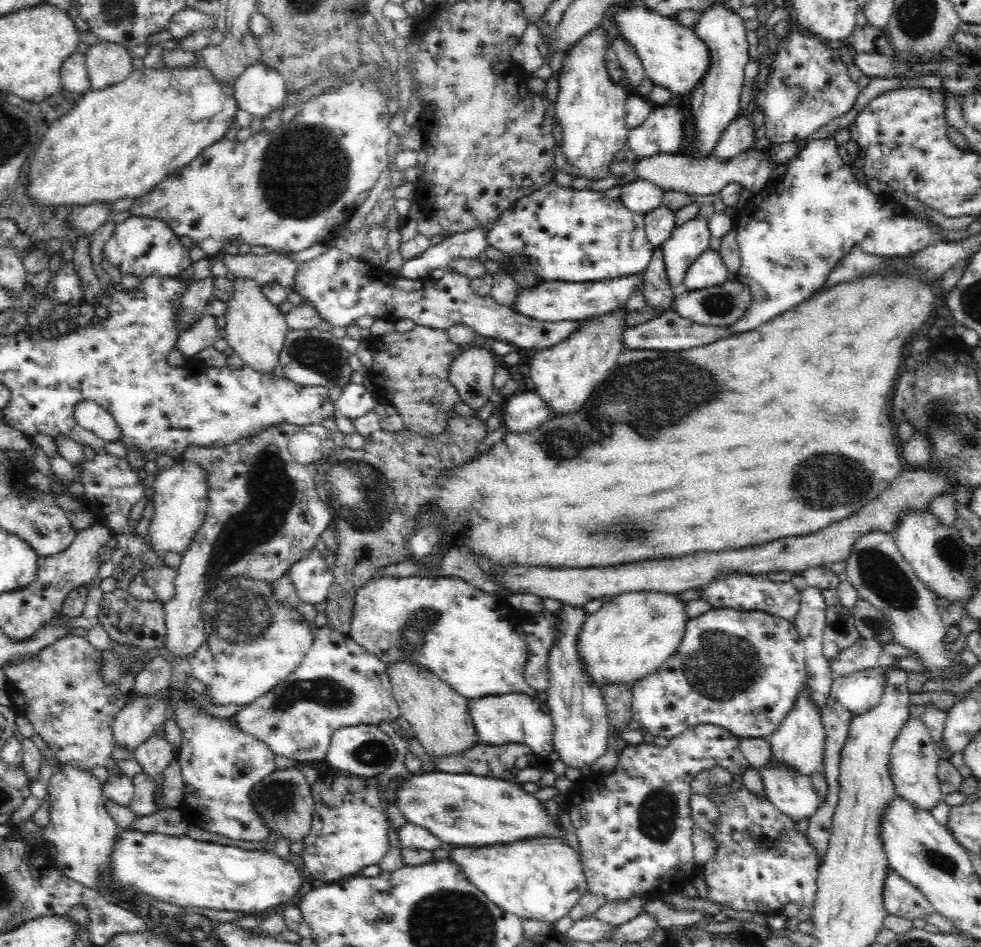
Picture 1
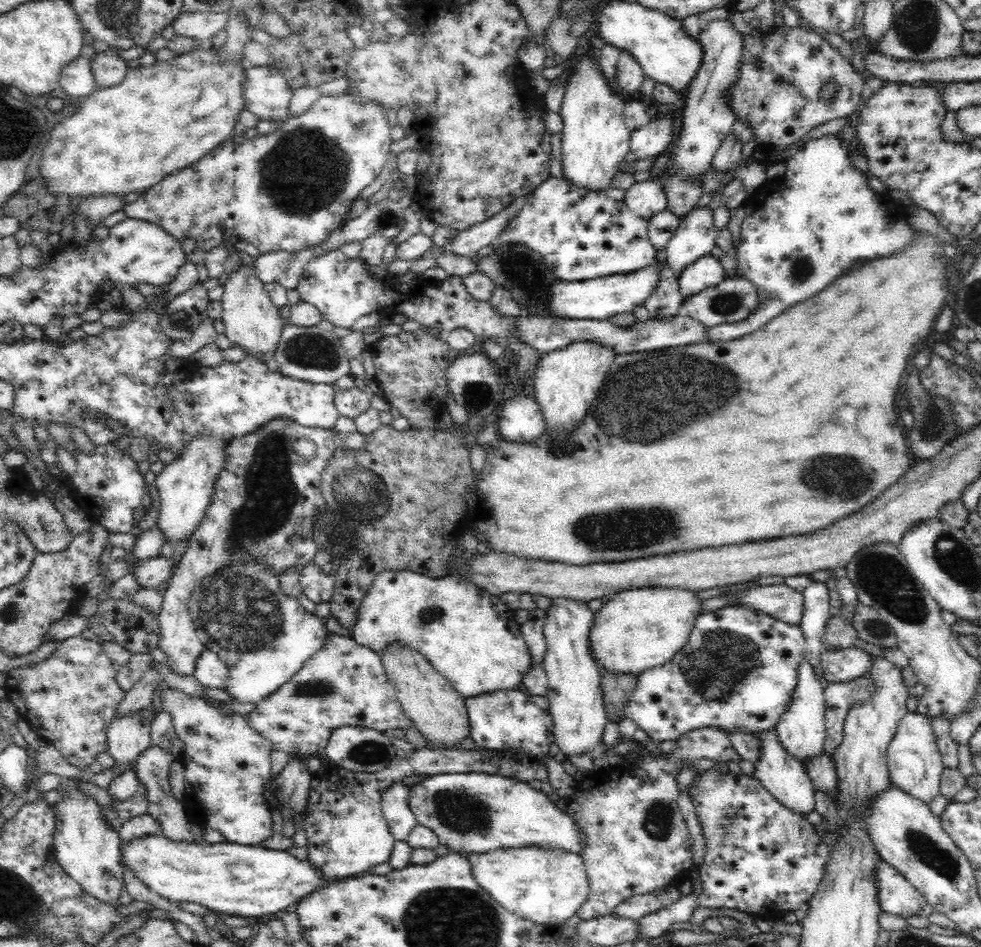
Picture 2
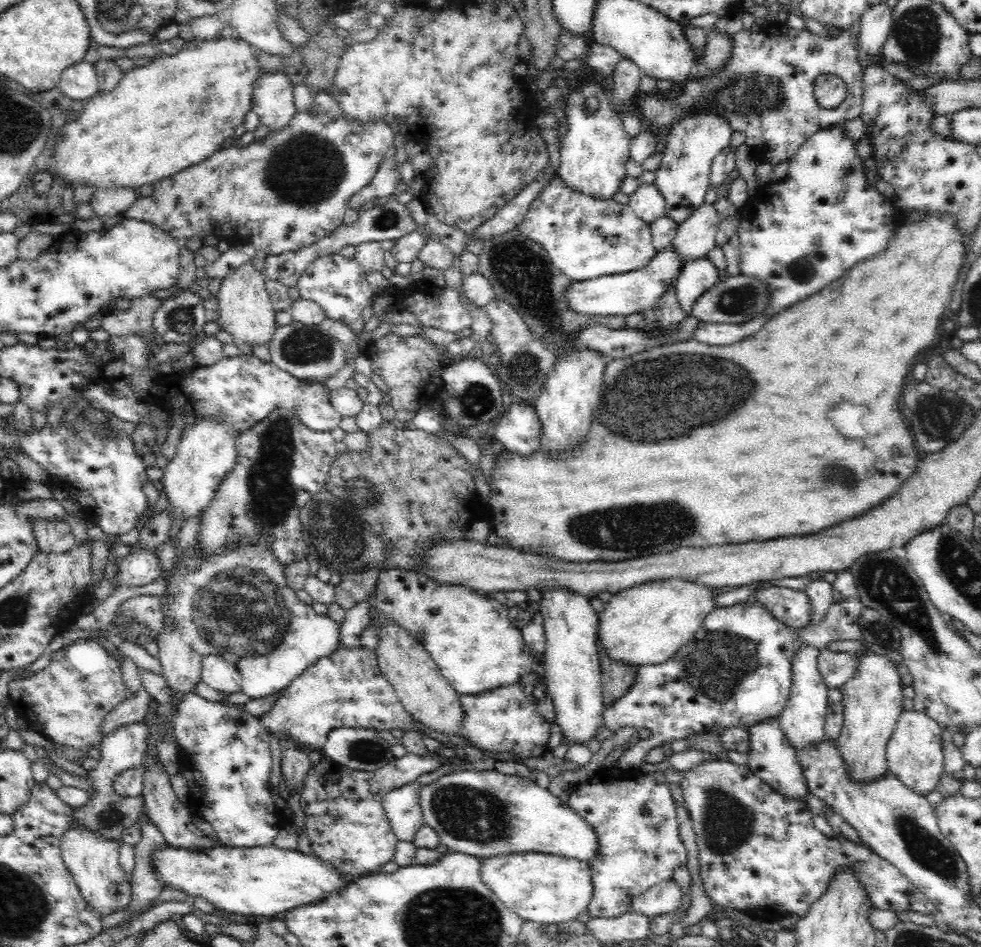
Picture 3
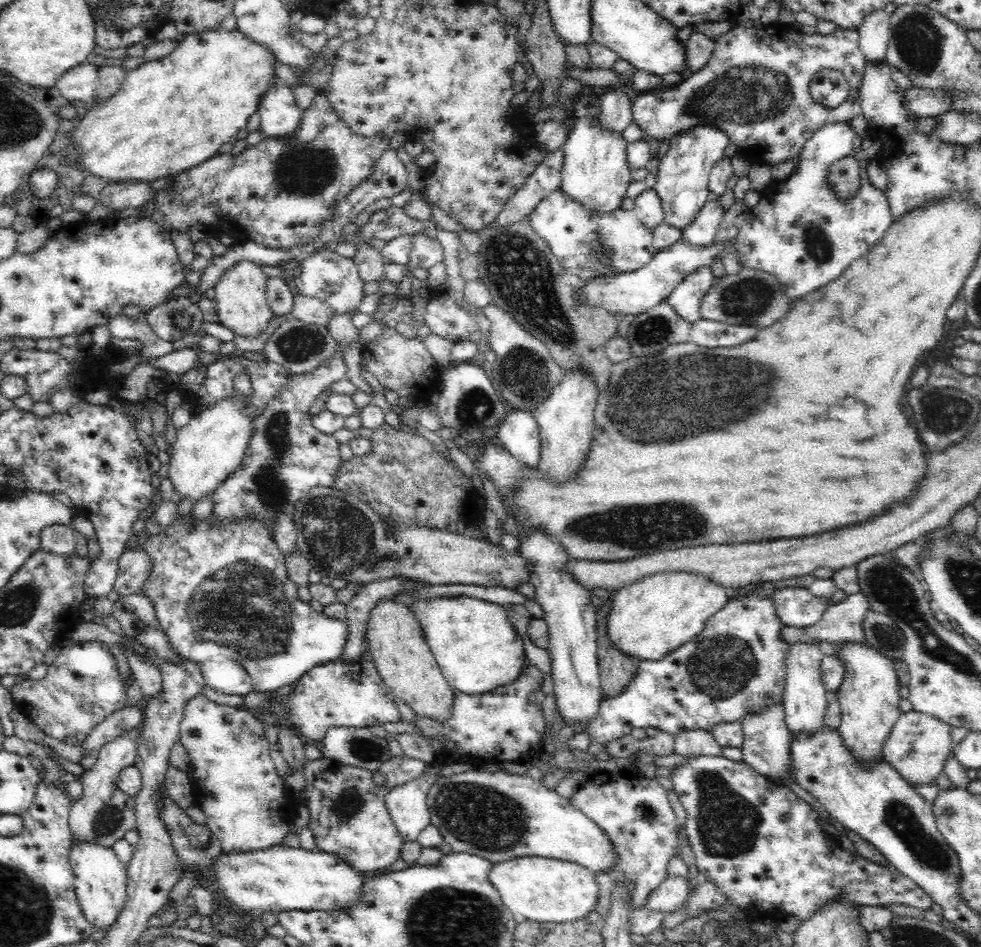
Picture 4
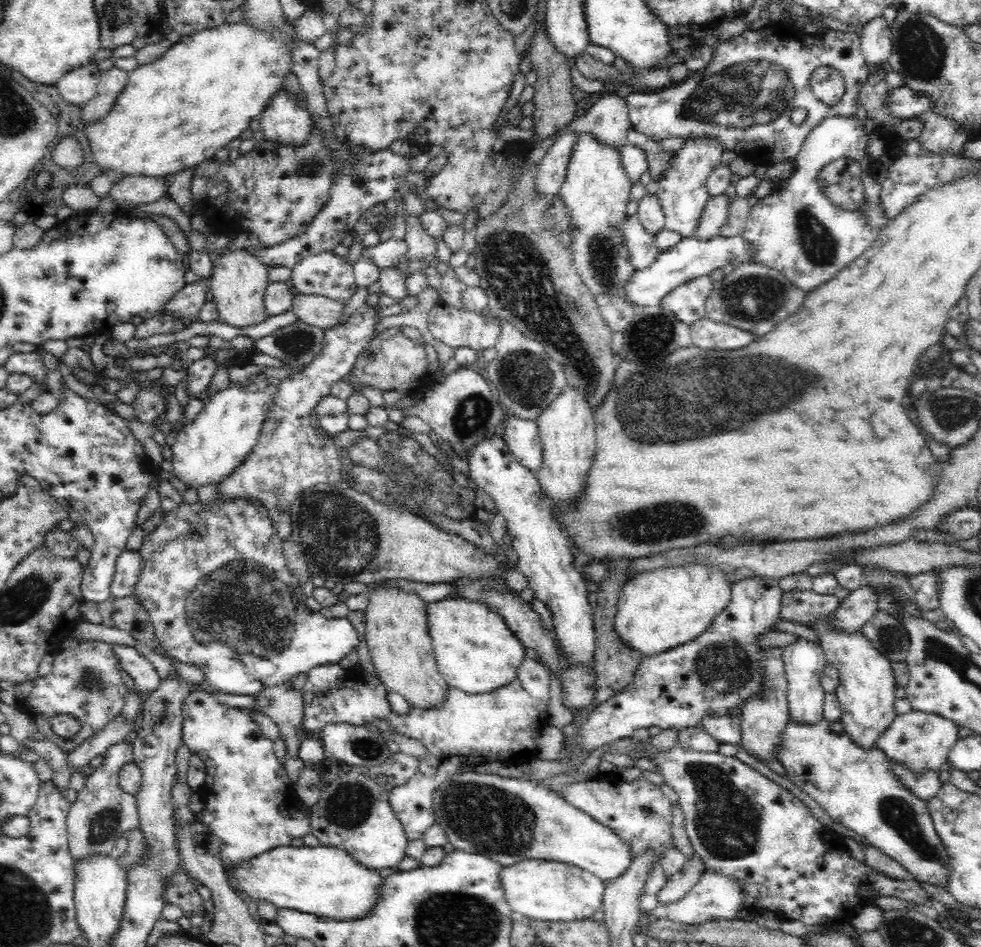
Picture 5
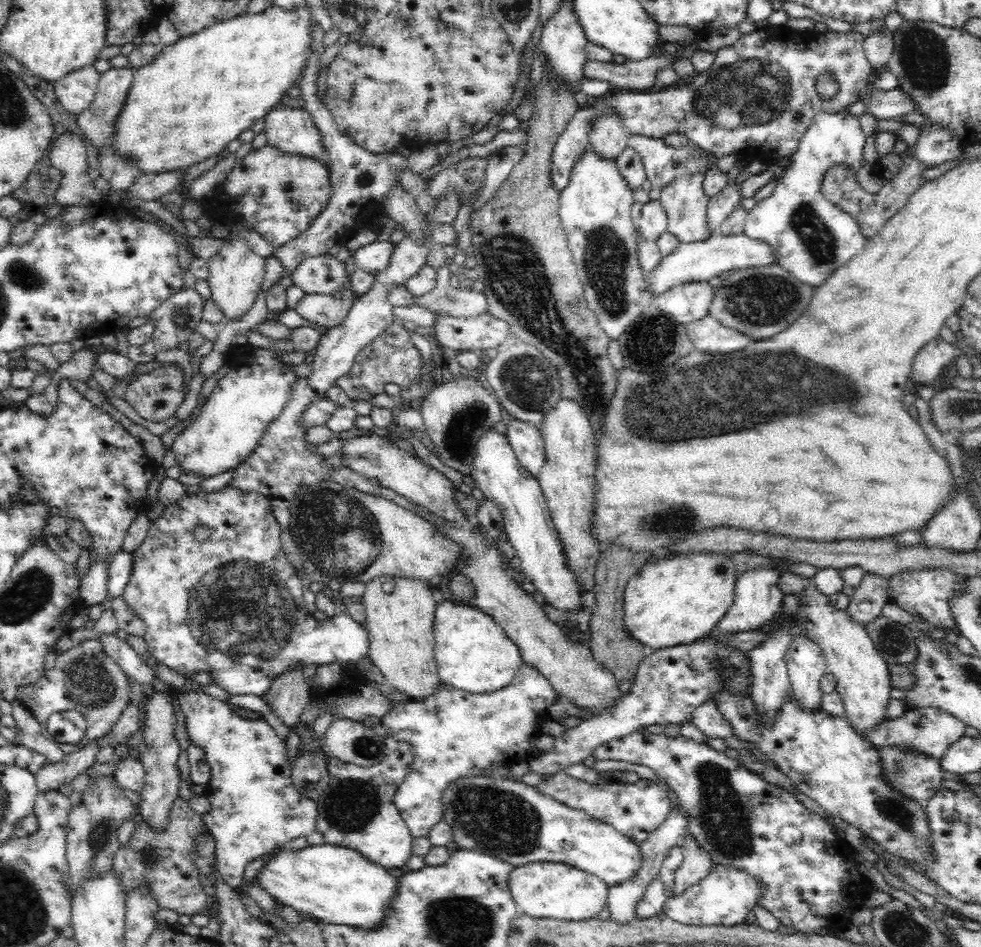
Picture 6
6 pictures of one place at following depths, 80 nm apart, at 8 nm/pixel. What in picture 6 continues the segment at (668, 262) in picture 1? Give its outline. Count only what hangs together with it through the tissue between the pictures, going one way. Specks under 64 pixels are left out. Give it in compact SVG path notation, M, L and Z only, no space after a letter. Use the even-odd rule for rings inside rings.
M740 185L726 186L720 194L710 197L707 202L706 222L710 235L716 234L721 224L730 216L730 213L742 201L740 197Z

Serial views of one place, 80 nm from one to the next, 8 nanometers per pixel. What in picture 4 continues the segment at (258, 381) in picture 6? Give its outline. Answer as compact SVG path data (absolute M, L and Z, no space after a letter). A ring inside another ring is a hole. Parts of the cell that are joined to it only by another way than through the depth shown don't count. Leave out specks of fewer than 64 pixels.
M228 396L192 416L190 423L177 431L176 442L169 448L169 481L180 500L190 500L192 505L214 491L228 475L233 474L242 463L253 434L254 417L249 415L245 404L237 396Z

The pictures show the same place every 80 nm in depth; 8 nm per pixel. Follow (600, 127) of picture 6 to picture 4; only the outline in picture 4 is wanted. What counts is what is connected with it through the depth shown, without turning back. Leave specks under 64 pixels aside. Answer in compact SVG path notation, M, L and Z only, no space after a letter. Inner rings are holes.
M623 59L616 62L616 65L613 66L613 70L618 76L618 80L620 79L620 83L618 83L618 86L610 89L607 93L604 93L601 96L599 120L601 120L601 124L607 126L609 130L613 130L613 132L623 132L624 128L628 127L630 122L633 120L633 102L630 100L630 97L633 94L631 82L634 74L636 74L638 70L635 69L632 64Z

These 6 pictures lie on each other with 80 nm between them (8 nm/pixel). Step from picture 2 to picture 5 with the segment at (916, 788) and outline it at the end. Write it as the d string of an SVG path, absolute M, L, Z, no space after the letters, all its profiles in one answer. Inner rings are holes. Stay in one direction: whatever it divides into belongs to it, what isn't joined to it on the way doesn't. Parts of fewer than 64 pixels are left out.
M916 711L898 715L891 725L877 738L877 747L888 757L914 771L916 774L936 771L946 766L947 754L958 740L958 728L950 719L928 711Z

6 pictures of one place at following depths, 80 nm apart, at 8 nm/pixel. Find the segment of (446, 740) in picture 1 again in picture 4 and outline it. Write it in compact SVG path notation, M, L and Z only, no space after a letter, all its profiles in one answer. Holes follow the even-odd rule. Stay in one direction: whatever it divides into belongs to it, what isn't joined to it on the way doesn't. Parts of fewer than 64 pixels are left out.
M382 600L372 610L365 638L368 638L370 654L380 677L393 690L396 698L410 706L417 716L436 719L441 723L450 716L455 691L440 671L412 607L406 607L400 601L394 604L390 600Z

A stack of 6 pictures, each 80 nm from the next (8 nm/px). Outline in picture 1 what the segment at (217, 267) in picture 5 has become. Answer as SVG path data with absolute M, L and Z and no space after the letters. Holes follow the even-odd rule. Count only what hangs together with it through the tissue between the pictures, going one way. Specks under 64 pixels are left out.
M237 277L233 281L234 293L230 301L226 301L227 311L225 320L225 339L244 363L248 363L254 370L260 373L273 373L276 367L280 367L280 353L284 346L286 335L290 332L285 321L284 313L278 307L266 299L262 293L261 285L254 279Z

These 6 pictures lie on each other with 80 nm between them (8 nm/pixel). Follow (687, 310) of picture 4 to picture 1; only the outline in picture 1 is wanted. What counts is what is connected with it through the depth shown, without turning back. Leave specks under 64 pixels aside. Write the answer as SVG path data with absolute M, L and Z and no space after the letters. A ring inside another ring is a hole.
M708 248L690 264L683 283L687 290L700 290L708 286L722 286L731 278L720 253Z

